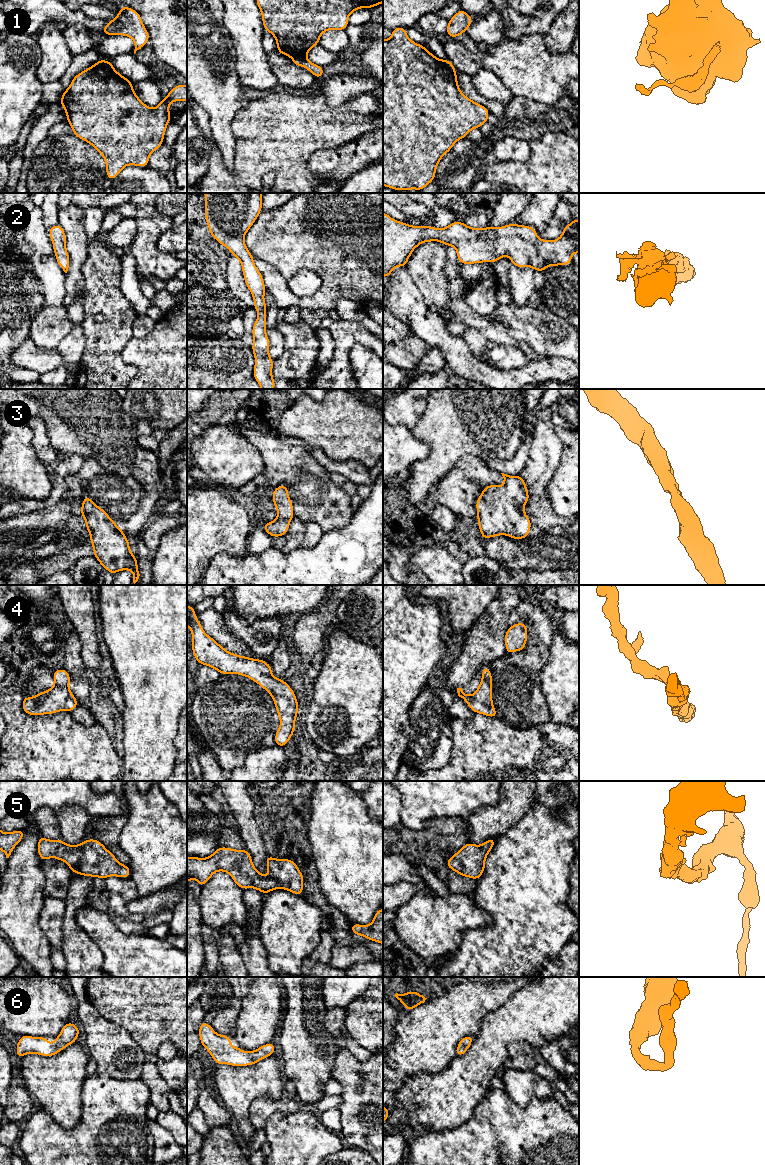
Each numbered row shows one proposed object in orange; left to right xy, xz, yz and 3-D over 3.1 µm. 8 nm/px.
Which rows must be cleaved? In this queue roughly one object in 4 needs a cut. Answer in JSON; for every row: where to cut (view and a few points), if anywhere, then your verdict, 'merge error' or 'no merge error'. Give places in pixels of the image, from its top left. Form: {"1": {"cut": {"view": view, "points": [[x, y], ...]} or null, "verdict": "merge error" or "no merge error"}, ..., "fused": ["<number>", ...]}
{"1": {"cut": {"view": "yz", "points": [[443, 60], [455, 73]]}, "verdict": "merge error"}, "2": {"cut": null, "verdict": "no merge error"}, "3": {"cut": null, "verdict": "no merge error"}, "4": {"cut": null, "verdict": "no merge error"}, "5": {"cut": null, "verdict": "no merge error"}, "6": {"cut": null, "verdict": "no merge error"}, "fused": ["1"]}

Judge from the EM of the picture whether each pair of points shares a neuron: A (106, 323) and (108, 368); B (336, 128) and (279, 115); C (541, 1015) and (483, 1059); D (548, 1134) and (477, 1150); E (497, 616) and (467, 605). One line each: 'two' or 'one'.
A: one
B: one
C: one
D: one
E: two

